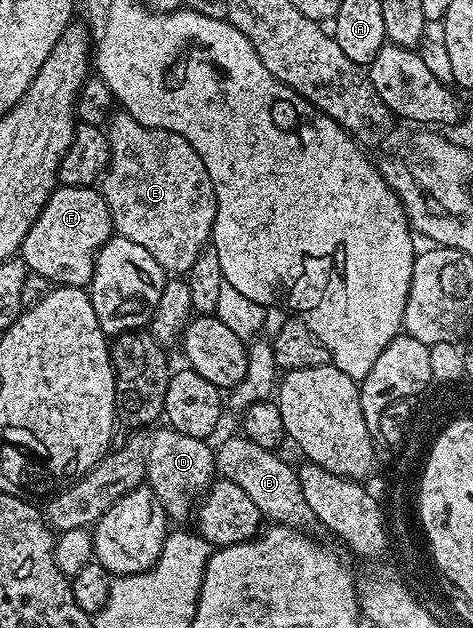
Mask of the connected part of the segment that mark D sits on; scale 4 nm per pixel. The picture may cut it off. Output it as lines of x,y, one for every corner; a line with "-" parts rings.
168,427
152,430
153,438
145,455
145,481
149,490
161,506
165,508
166,518
181,521
192,514
195,502
208,490
215,480
215,449
208,440
191,435
183,435

